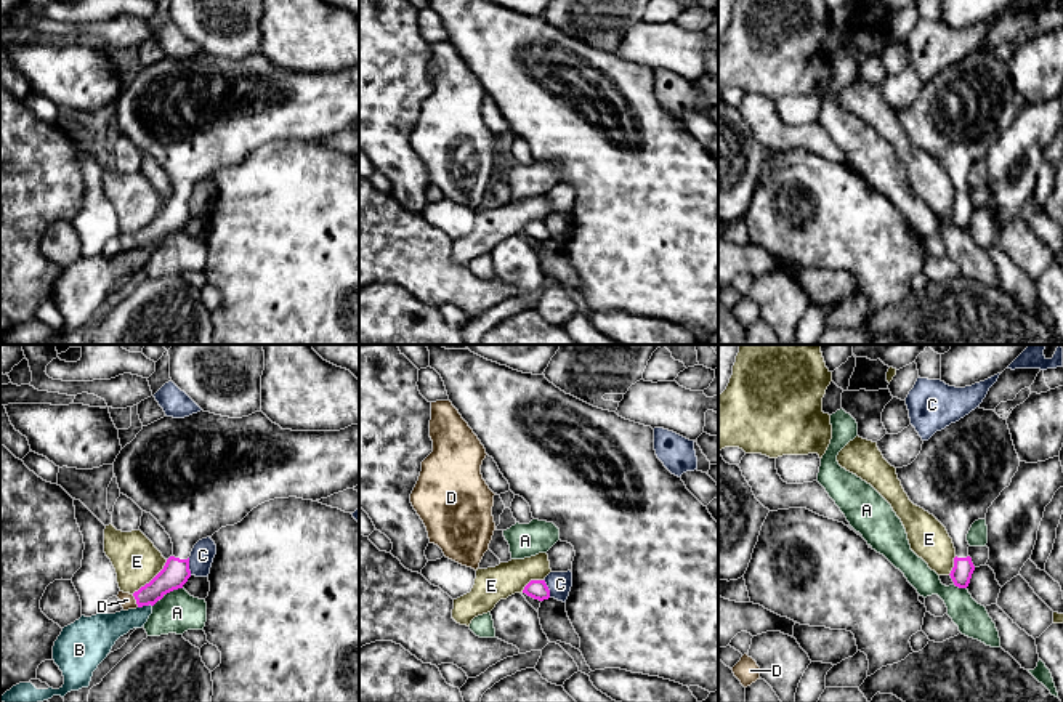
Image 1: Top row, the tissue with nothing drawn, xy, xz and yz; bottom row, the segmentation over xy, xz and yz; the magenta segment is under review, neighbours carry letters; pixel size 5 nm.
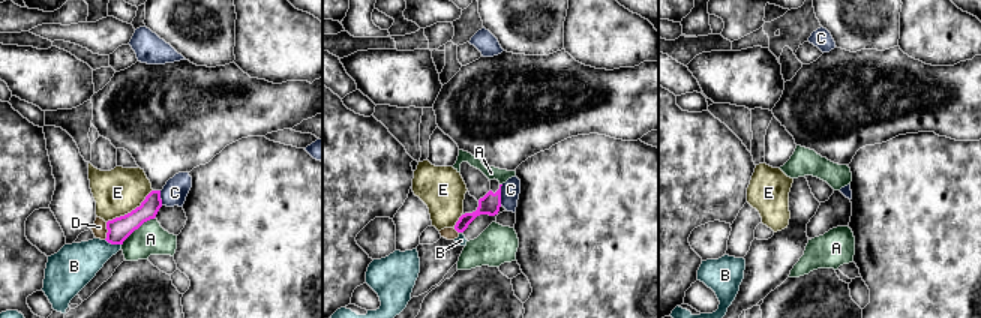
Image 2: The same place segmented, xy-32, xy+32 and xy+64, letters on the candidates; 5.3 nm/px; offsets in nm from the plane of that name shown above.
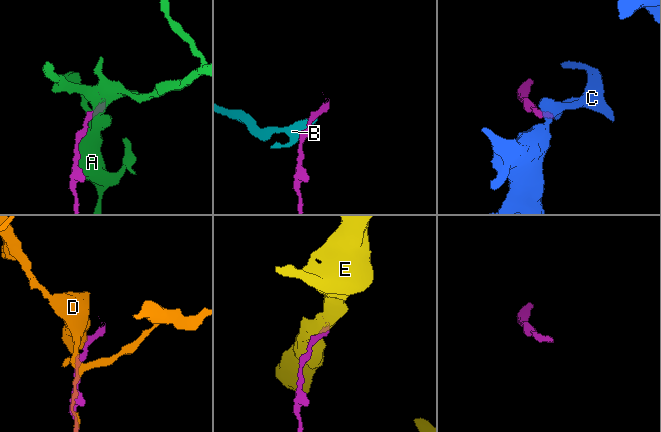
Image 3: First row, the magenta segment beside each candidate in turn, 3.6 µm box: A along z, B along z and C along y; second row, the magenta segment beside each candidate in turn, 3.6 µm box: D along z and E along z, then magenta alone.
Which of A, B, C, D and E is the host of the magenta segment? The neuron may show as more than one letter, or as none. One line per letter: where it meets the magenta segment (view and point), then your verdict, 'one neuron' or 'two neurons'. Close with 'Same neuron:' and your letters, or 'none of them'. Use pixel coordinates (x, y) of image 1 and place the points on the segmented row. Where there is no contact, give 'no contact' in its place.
A: xy (170, 590) | two neurons
B: xy (145, 605) | two neurons
C: xz (547, 589) | two neurons
D: xy (137, 601) | two neurons
E: xy (153, 579) | two neurons
Same neuron: none of them

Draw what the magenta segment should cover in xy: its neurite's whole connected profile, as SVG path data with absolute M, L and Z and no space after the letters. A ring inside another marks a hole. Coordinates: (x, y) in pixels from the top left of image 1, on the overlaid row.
M261 410L242 418L197 412L184 418L164 417L136 434L114 462L120 494L151 513L170 535L173 555L164 569L133 593L138 607L154 606L167 593L183 588L191 577L189 556L194 545L221 527L240 522L258 505L297 497L321 500L359 486L359 425L340 431L292 431L273 423Z

